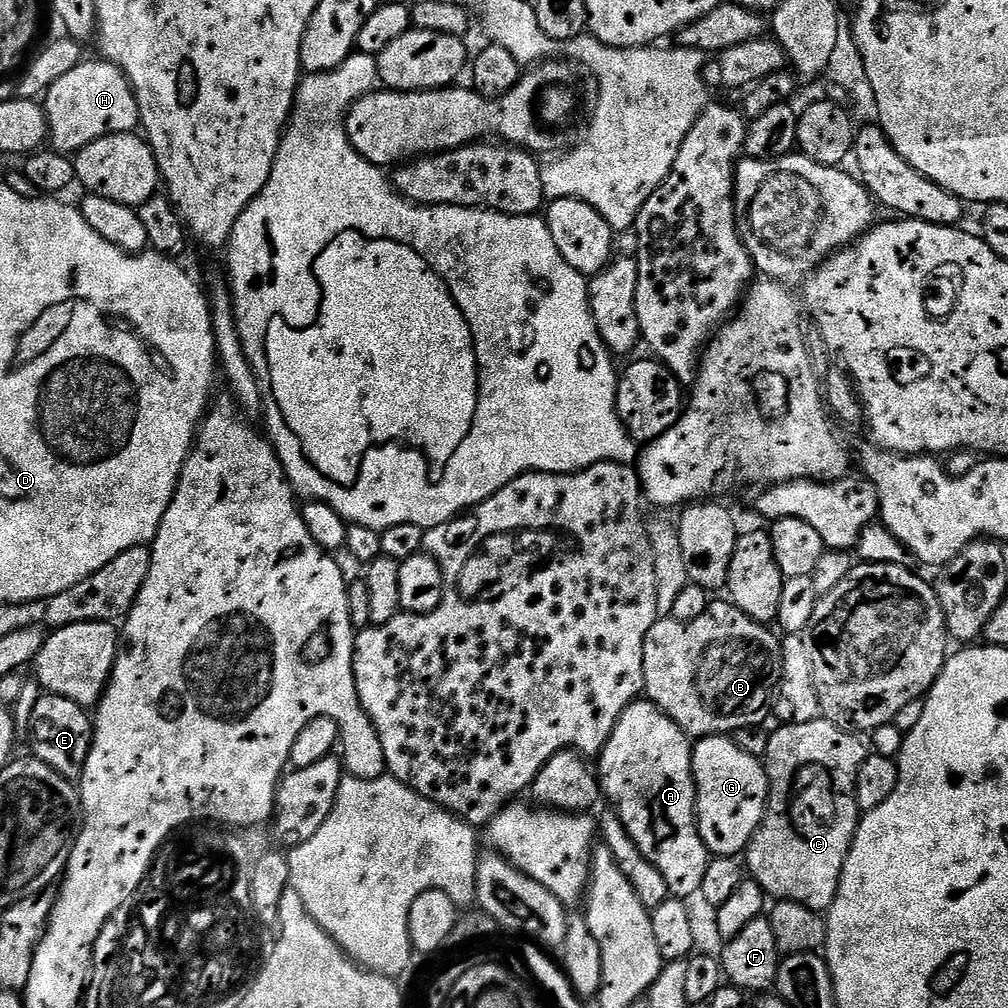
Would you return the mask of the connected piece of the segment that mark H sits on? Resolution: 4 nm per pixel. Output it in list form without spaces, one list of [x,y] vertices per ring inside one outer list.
[[[103,58],[85,59],[70,74],[62,74],[54,86],[50,86],[42,100],[42,107],[48,118],[50,144],[55,151],[75,154],[90,142],[103,136],[113,136],[119,132],[136,132],[141,127],[140,107],[136,101],[136,93],[128,83],[128,77],[116,64],[109,64]]]

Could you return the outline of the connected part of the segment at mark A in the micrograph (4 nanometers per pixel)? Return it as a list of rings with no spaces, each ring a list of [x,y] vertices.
[[[637,698],[626,706],[626,710],[622,710],[598,757],[601,793],[612,803],[609,805],[619,814],[630,838],[634,838],[634,846],[638,846],[645,858],[658,866],[658,874],[666,878],[669,897],[683,901],[699,893],[710,859],[708,848],[702,842],[696,825],[696,779],[692,777],[692,750],[689,737],[657,704],[647,698]]]

